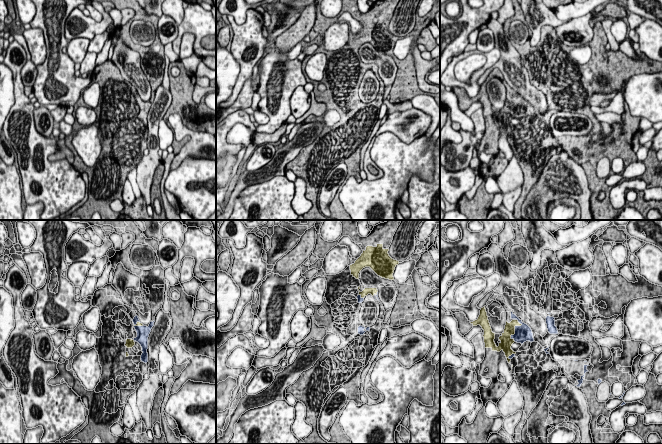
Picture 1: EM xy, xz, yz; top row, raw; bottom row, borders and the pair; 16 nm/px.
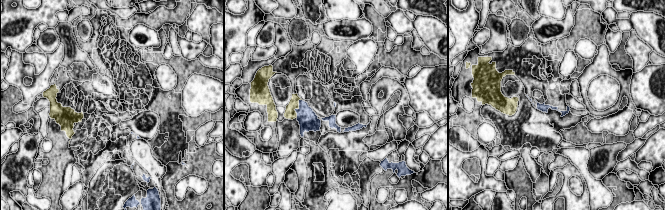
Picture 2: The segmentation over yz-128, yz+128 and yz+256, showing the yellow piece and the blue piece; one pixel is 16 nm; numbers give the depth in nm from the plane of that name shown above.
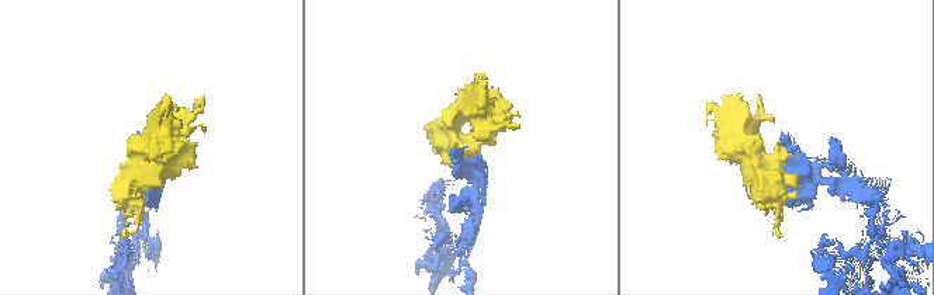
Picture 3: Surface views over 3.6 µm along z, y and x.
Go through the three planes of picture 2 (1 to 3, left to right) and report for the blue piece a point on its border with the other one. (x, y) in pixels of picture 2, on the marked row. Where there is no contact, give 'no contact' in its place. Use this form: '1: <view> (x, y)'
1: no contact
2: yz+128 (297, 108)
3: no contact

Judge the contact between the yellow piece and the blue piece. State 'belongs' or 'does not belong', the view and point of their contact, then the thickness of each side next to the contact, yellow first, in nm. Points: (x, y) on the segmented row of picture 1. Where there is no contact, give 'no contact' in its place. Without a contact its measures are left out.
belongs; meets yellow in yz at (514, 329); 190 nm thick on the yellow side, 280 nm on the other

